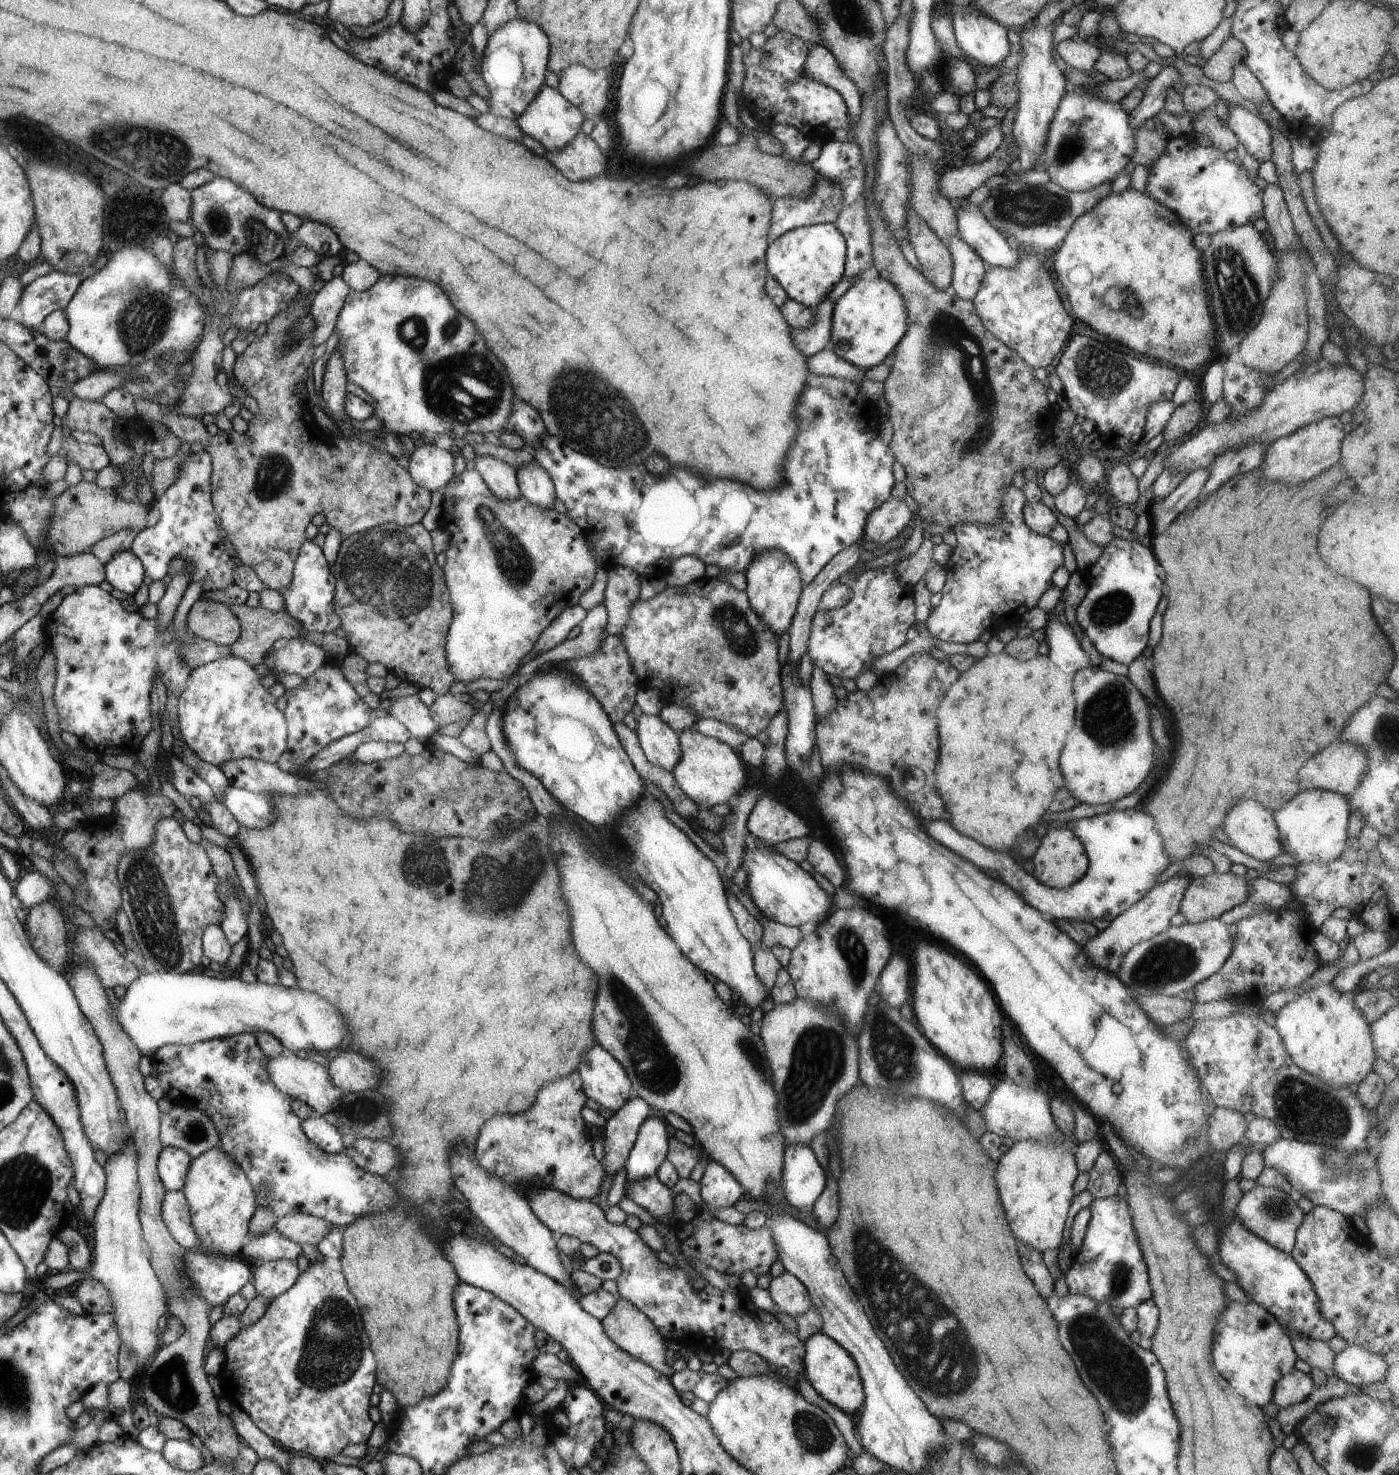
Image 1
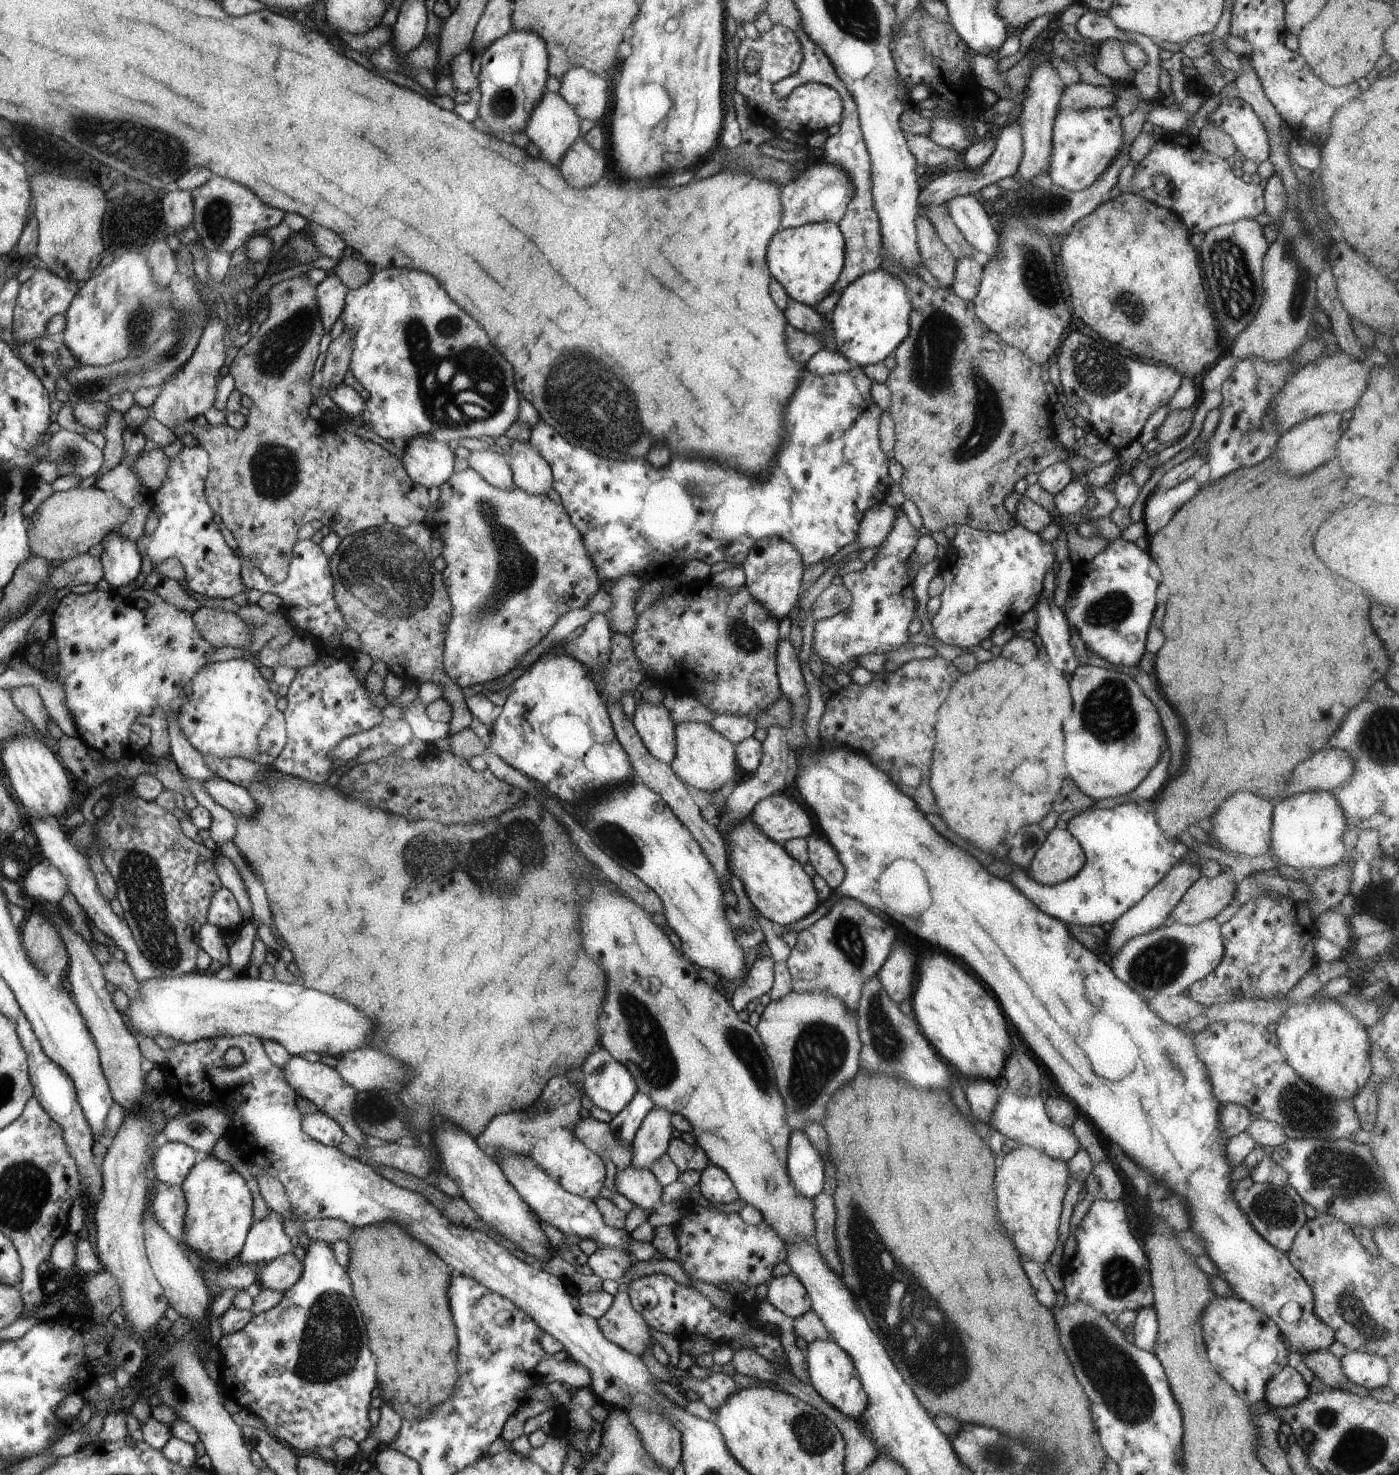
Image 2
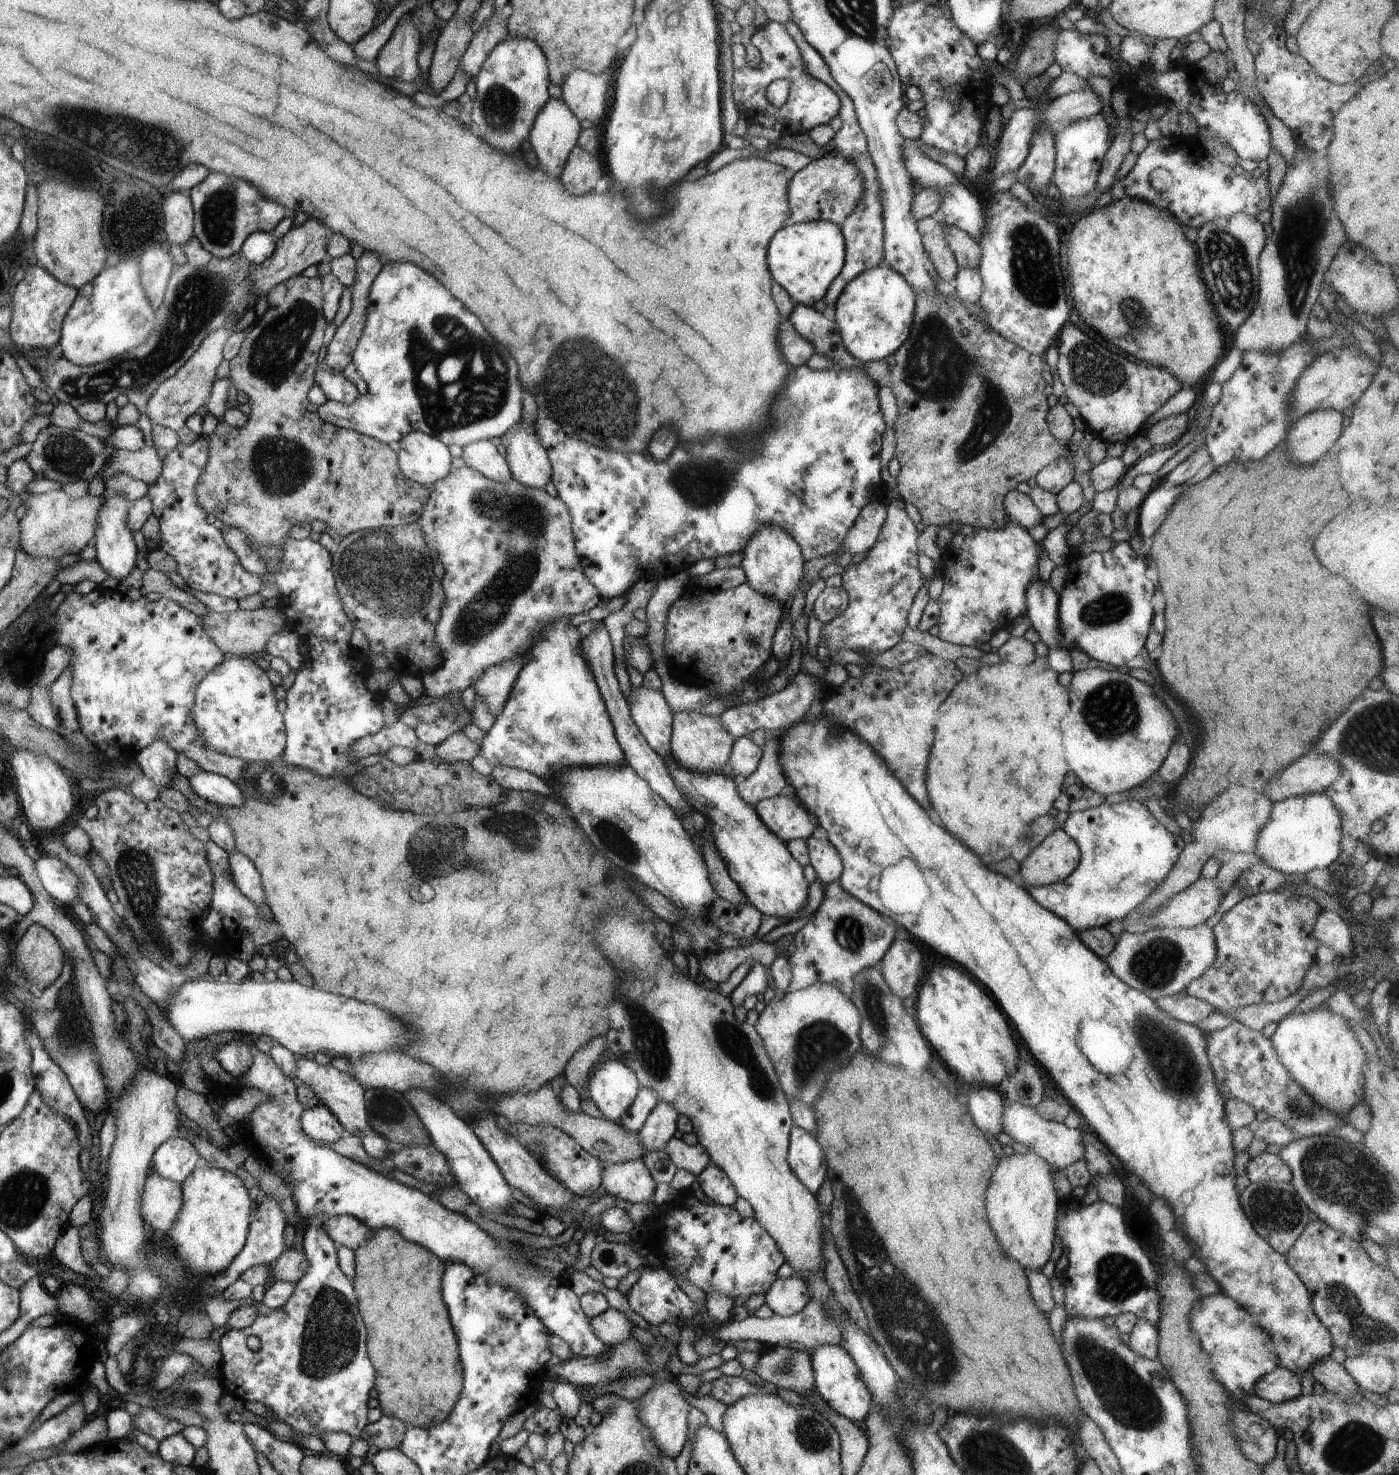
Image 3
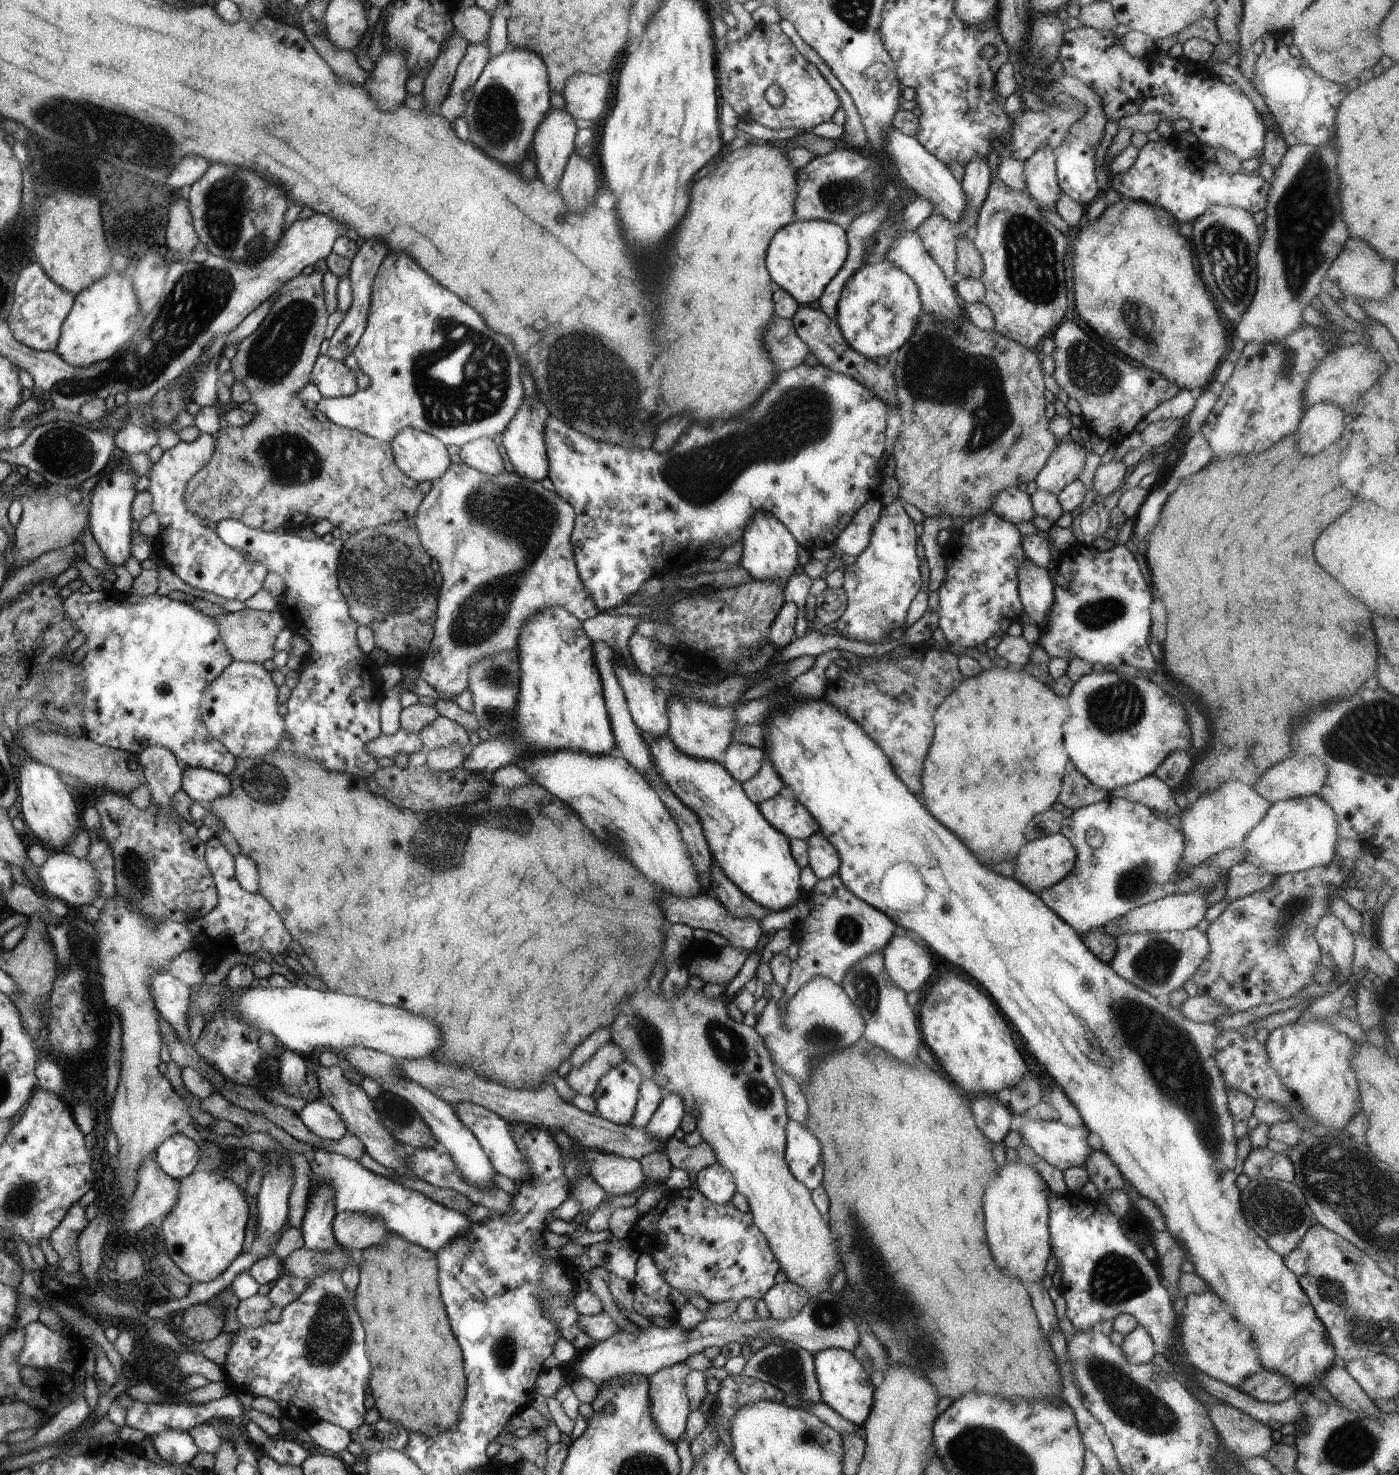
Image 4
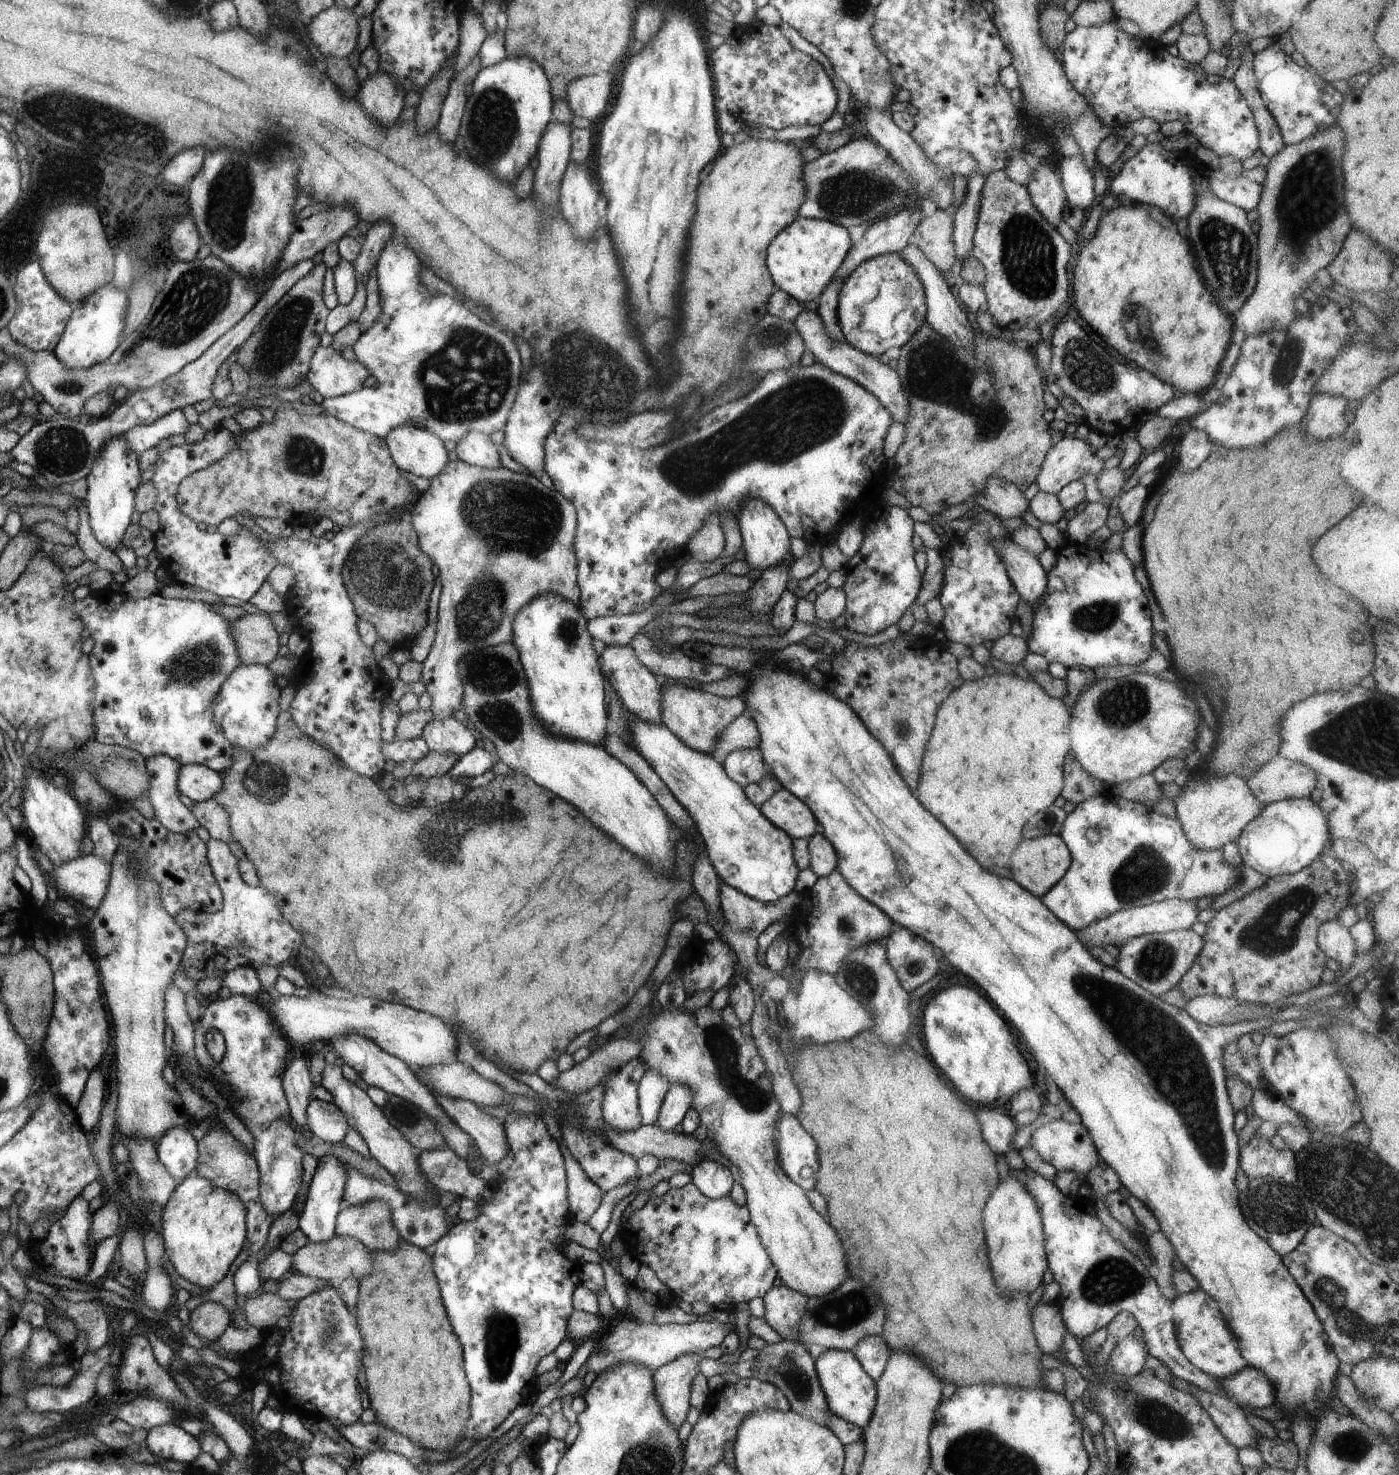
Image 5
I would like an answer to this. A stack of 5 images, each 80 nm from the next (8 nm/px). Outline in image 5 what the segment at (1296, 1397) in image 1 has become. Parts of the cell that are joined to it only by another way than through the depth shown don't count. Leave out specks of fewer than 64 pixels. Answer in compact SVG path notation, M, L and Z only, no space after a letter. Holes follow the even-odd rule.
M1246 1367L1219 1380L1225 1394L1234 1402L1263 1409L1275 1404L1273 1384L1254 1367Z

